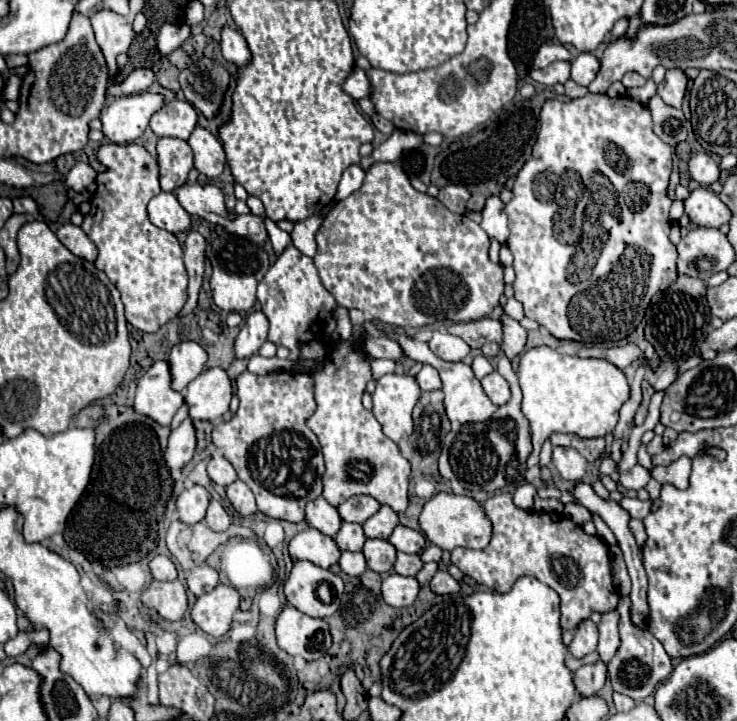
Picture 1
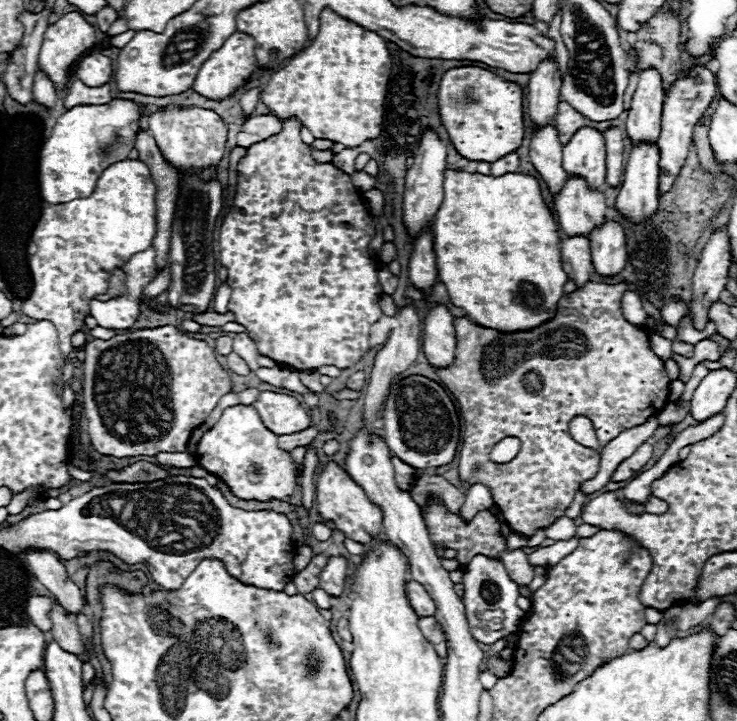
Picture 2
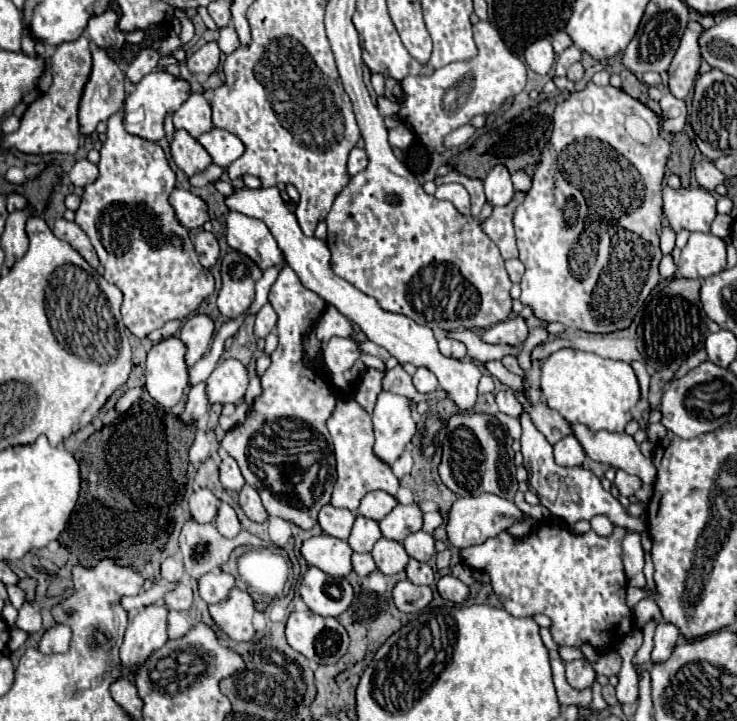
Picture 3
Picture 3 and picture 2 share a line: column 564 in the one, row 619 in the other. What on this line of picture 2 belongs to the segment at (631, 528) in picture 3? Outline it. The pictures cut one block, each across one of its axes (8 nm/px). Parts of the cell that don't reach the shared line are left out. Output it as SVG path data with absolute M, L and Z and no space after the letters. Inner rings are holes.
M474 556L474 560L462 570L464 572L464 608L466 608L466 618L470 624L470 632L474 636L474 640L482 642L482 644L494 644L502 638L506 638L508 634L516 632L526 616L524 610L518 608L516 600L520 596L518 592L518 584L510 580L508 572L504 570L504 566L498 560L488 560L486 556ZM486 590L492 592L492 600L486 600Z

